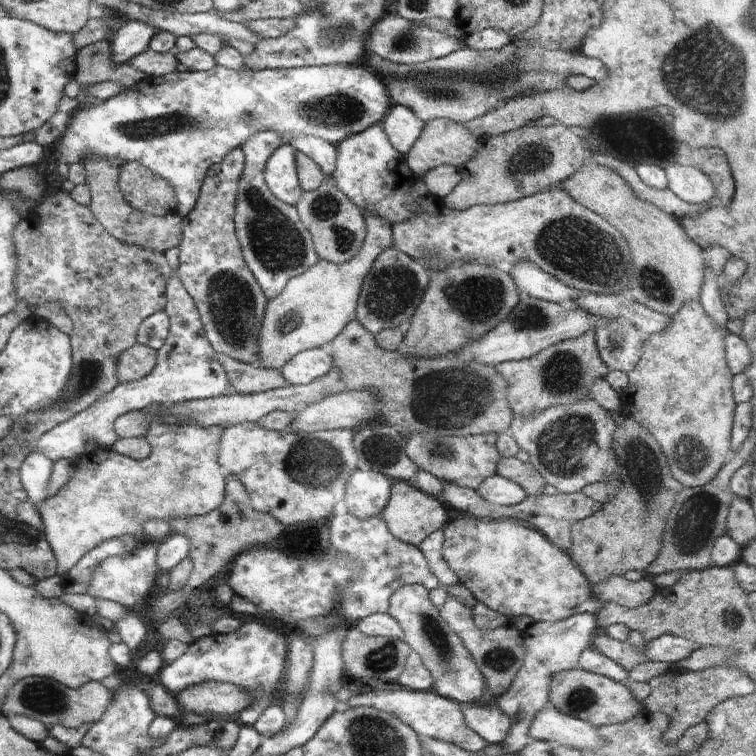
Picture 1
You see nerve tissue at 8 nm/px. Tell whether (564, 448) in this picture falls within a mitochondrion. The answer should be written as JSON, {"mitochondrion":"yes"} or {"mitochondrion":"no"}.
{"mitochondrion":"yes"}

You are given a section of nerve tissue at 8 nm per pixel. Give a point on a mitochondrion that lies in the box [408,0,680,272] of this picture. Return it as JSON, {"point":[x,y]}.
{"point":[439,90]}

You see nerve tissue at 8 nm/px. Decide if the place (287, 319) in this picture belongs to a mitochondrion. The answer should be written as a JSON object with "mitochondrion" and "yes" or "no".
{"mitochondrion":"yes"}

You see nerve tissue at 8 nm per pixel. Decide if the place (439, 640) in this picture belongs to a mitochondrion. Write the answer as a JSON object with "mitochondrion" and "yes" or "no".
{"mitochondrion":"yes"}

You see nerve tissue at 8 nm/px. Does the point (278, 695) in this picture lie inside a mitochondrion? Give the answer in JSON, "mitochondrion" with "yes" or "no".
{"mitochondrion":"no"}

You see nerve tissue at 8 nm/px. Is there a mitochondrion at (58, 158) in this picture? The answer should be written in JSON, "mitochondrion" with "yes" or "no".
{"mitochondrion":"no"}

